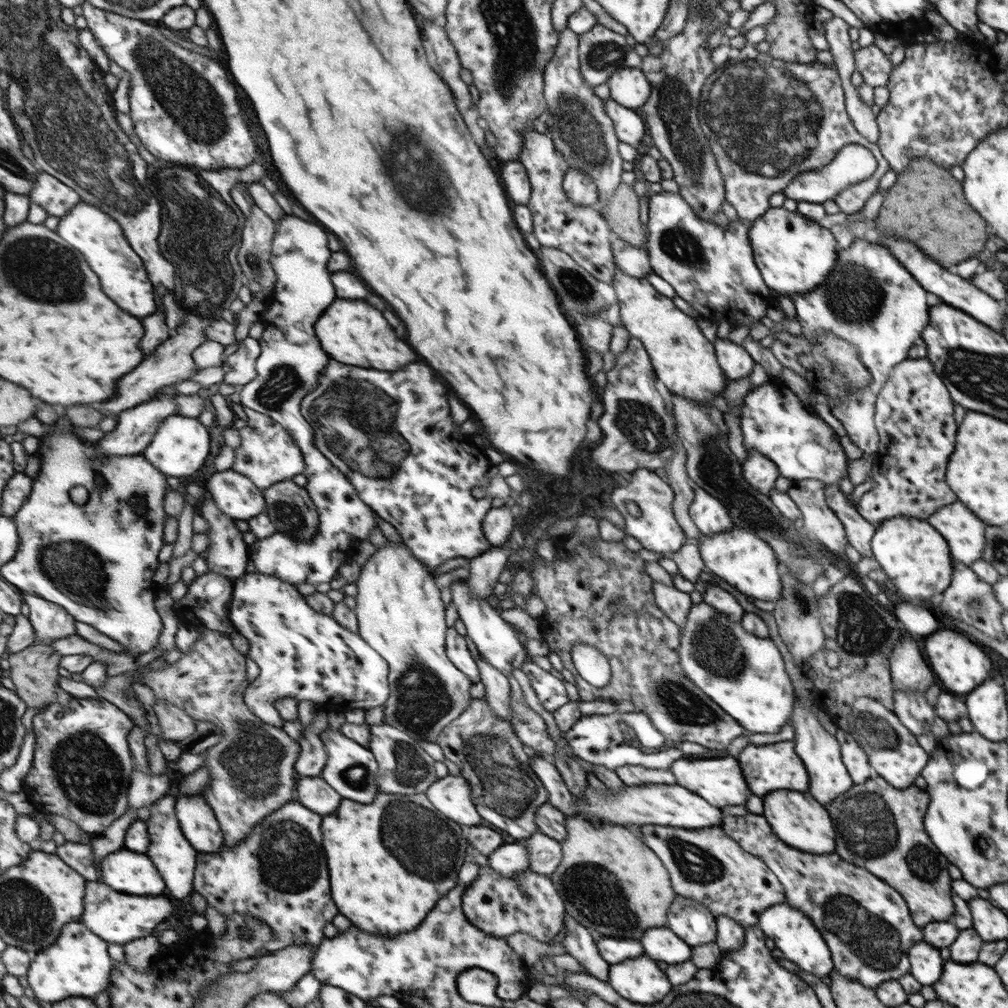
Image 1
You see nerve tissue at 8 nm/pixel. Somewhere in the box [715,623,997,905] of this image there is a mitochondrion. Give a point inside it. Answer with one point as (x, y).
(864, 838)

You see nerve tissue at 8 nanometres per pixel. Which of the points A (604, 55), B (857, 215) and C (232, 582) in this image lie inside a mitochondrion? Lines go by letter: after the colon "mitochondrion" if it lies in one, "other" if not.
A: mitochondrion
B: other
C: other

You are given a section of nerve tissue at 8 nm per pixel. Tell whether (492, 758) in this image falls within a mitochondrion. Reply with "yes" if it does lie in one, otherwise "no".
yes

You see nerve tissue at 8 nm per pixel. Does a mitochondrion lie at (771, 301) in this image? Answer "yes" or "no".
no

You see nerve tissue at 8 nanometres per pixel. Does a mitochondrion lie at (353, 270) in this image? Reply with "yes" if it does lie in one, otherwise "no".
no

